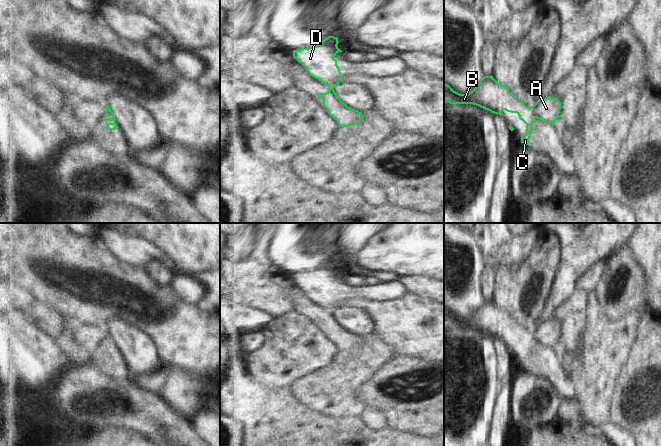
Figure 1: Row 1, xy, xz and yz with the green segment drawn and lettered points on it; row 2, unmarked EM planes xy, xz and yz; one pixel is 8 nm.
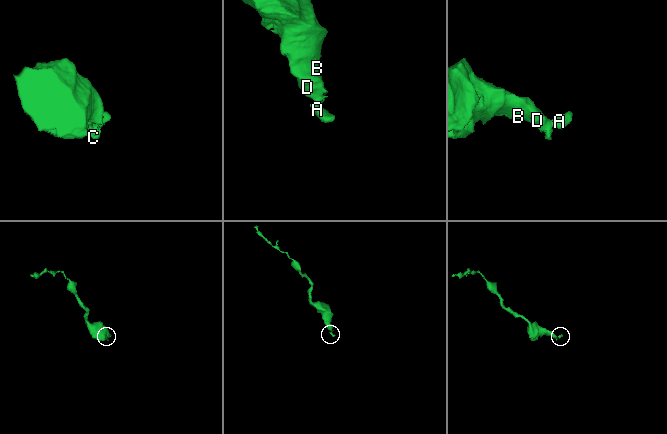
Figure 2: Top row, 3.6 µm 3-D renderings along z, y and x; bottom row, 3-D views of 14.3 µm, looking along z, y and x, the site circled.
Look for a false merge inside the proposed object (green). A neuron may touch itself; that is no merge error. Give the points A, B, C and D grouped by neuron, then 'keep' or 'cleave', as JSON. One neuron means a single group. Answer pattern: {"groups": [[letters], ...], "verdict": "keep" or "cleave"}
{"groups": [["A"], ["B", "C", "D"]], "verdict": "cleave"}

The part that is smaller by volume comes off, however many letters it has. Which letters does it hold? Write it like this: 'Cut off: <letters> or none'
Cut off: A

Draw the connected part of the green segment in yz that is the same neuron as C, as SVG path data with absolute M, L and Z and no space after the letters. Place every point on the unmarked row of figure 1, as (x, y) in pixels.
M492 299L484 300L468 318L454 315L444 306L444 324L450 328L474 328L499 339L503 339L503 334L517 337L520 344L526 348L526 357L521 360L521 367L529 368L535 343L533 330L526 330L518 324L506 309L498 307Z

